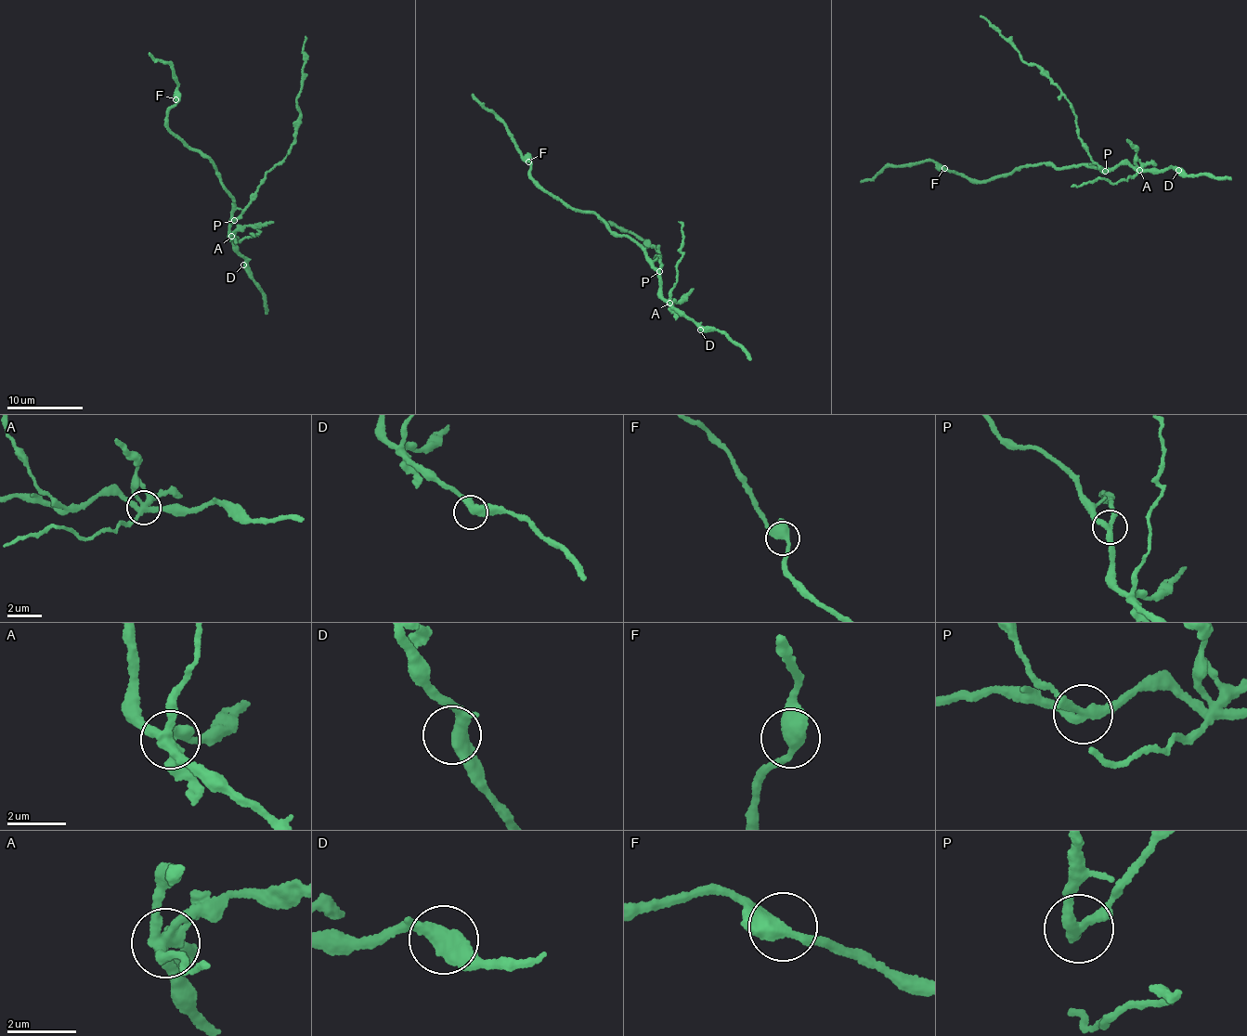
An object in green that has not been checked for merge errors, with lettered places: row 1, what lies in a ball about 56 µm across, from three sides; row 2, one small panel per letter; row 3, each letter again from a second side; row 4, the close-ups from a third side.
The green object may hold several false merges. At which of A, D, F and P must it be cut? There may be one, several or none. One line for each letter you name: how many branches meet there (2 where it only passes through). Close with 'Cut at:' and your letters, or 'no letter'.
A: Branches: 5
P: Branches: 3
Cut at: A, P

